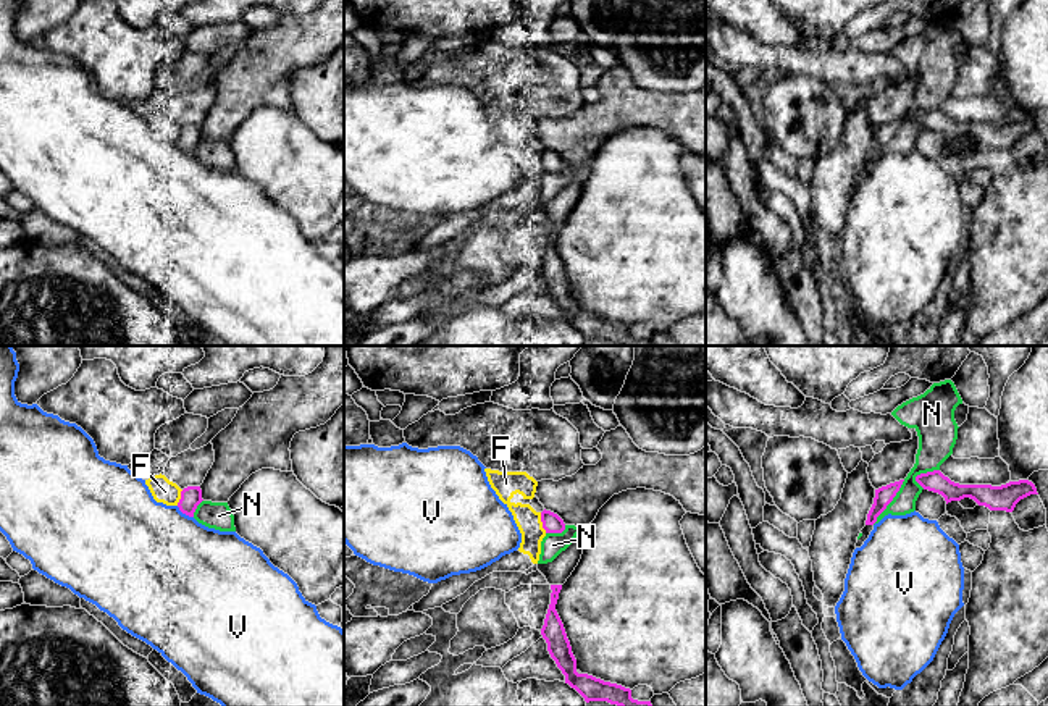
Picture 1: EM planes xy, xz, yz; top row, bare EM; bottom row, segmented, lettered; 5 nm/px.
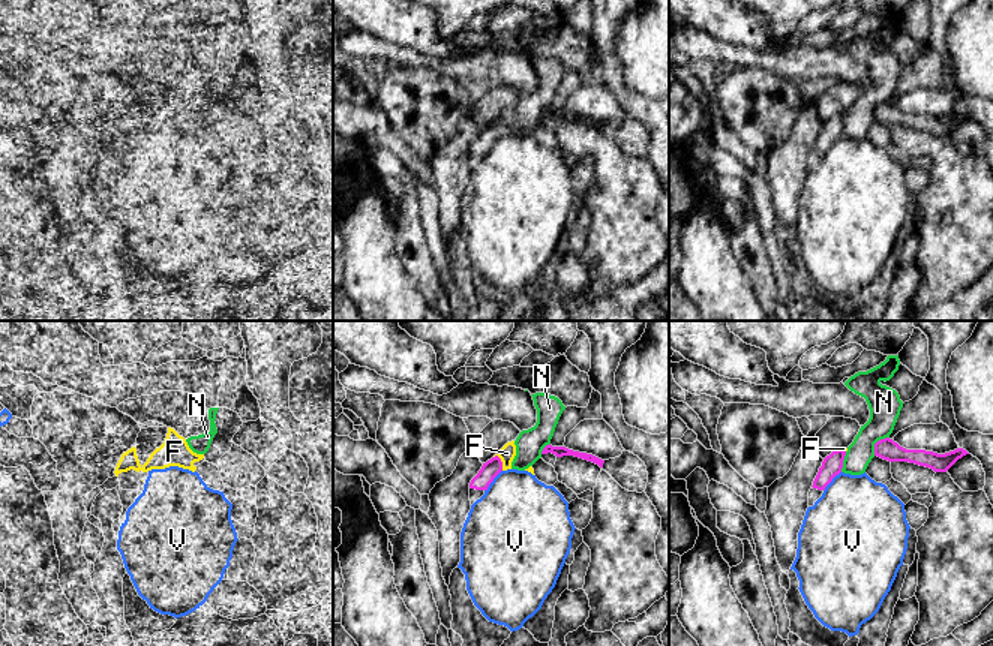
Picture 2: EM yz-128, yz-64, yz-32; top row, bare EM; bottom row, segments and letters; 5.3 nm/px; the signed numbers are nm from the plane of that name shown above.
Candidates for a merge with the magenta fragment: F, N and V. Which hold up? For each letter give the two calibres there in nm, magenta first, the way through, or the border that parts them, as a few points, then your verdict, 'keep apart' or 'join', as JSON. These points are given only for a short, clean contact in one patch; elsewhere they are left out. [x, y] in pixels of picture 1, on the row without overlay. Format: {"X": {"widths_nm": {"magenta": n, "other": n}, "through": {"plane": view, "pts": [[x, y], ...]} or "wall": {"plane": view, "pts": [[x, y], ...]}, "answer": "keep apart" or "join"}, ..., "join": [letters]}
{"F": {"widths_nm": {"magenta": 100, "other": 130}, "answer": "keep apart"}, "N": {"widths_nm": {"magenta": 90, "other": 110}, "wall": {"plane": "yz", "pts": [[905, 118], [893, 138], [872, 162]]}, "answer": "keep apart"}, "V": {"widths_nm": {"magenta": 110, "other": 480}, "answer": "keep apart"}, "join": []}

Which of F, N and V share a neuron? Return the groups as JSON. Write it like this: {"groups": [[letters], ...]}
{"groups": [["F"], ["N"], ["V"]]}

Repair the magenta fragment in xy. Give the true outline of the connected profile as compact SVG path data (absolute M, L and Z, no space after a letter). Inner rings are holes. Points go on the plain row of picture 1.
M187 124L181 129L178 145L182 152L194 155L194 150L202 139L203 137L200 124Z

